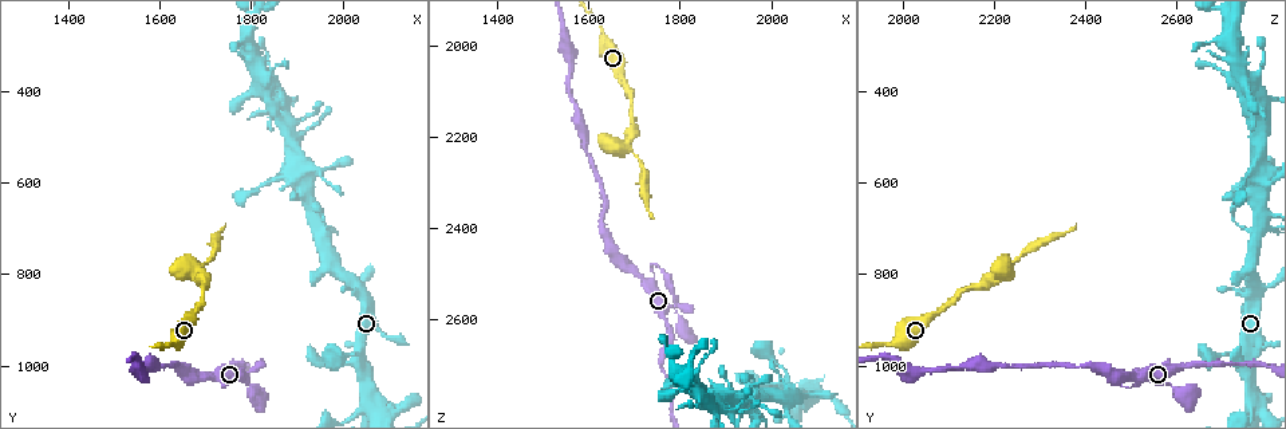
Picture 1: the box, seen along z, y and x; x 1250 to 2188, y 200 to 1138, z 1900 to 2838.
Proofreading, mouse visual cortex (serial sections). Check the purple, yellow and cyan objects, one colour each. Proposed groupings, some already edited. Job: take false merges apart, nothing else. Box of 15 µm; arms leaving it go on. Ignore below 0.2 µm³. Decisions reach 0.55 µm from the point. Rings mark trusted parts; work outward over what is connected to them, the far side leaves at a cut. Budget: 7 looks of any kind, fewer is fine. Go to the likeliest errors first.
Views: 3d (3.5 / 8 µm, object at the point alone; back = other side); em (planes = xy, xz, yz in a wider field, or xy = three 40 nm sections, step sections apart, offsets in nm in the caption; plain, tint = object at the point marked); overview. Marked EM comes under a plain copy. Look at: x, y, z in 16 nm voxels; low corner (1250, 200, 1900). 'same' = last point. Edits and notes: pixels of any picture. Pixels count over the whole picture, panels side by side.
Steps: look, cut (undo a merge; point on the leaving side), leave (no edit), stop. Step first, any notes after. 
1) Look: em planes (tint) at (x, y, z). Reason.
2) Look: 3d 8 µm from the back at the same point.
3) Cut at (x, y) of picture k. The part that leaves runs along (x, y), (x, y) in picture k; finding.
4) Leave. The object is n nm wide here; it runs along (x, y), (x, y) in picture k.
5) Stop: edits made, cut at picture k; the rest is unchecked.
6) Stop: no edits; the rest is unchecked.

Look: 3d 3.5 µm at (1680, 790, 2215). Thin neck.

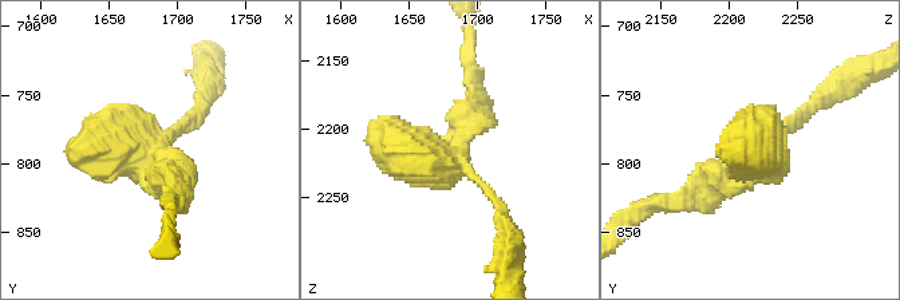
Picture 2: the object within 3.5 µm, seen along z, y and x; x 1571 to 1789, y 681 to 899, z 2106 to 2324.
Look: em xy step 5 (tint) at (1680, 798, 2220).

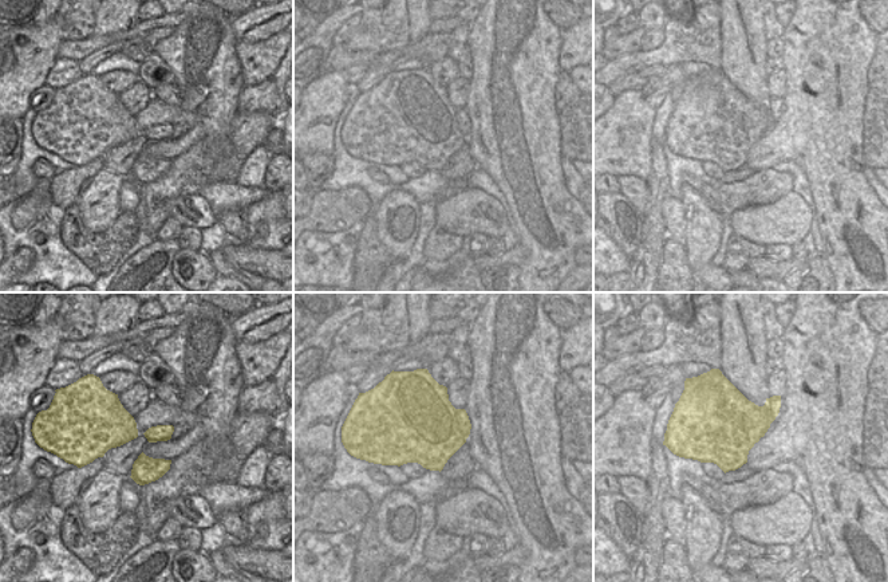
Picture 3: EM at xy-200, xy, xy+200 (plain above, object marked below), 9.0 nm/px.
Leave. It runs along (180, 194), (130, 149), (68, 157) in picture 2; all the same cell.

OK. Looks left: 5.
Look: 3d 3.5 µm at (1745, 1035, 2485). A narrow waist.

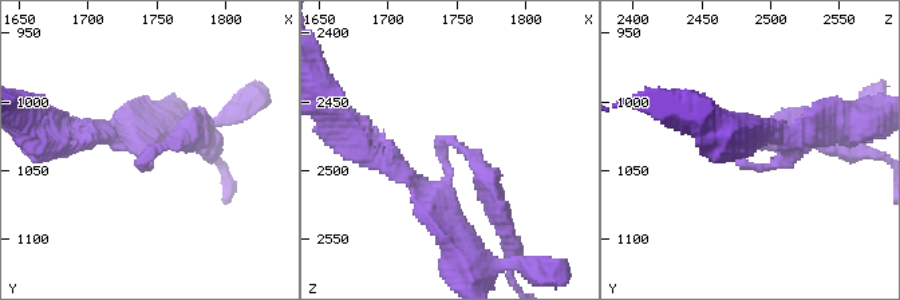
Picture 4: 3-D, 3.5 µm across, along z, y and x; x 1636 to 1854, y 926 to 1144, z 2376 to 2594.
Look: em planes (tint) at (1750, 1034, 2480). The arms are 250, 300 nm wide.

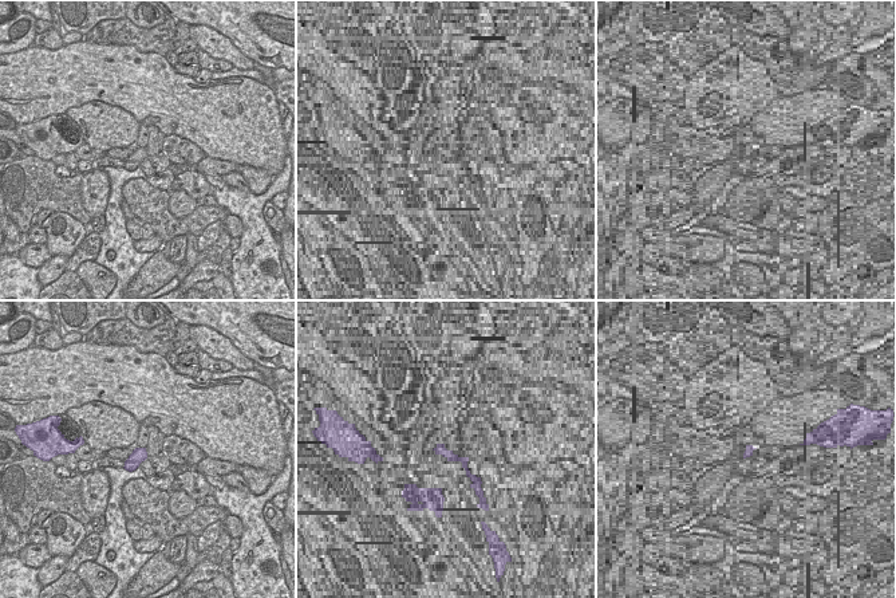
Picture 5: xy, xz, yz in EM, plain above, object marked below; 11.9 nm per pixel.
Leave. It runs along (143, 142), (147, 166), (168, 142), (201, 134) in picture 4; continuous, no second cell.

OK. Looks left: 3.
Look: 3d 3.5 µm at (2035, 965, 2750). Thick turns thin.

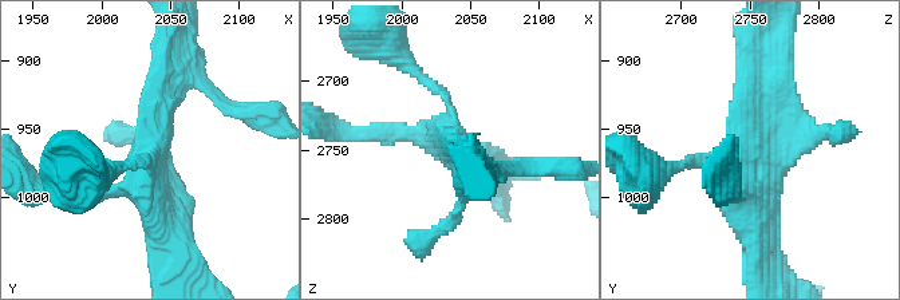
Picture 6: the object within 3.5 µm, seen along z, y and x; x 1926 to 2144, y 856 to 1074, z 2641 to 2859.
Look: em xy step 5 (tint) at (2036, 974, 2742). Need the tissue.

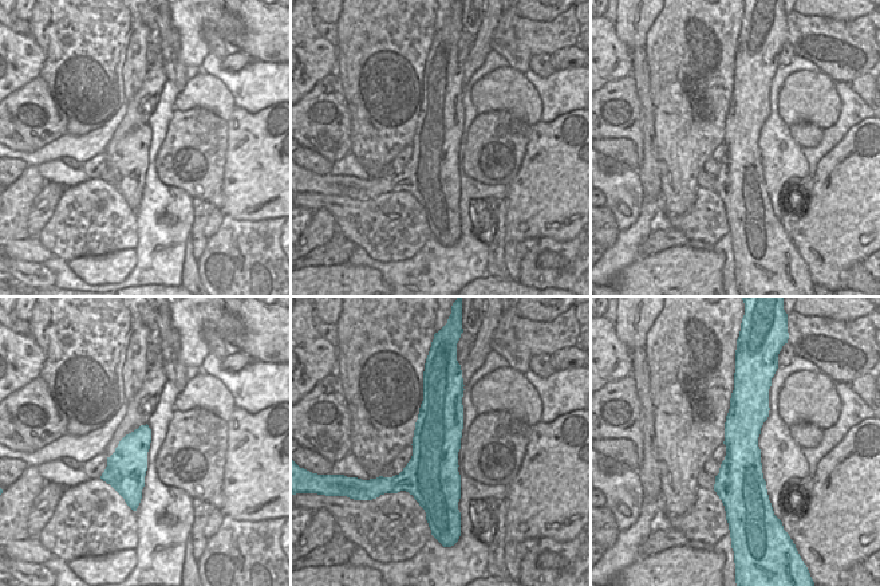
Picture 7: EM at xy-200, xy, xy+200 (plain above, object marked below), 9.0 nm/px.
Look: em xy step 1 (tint) at the same point.

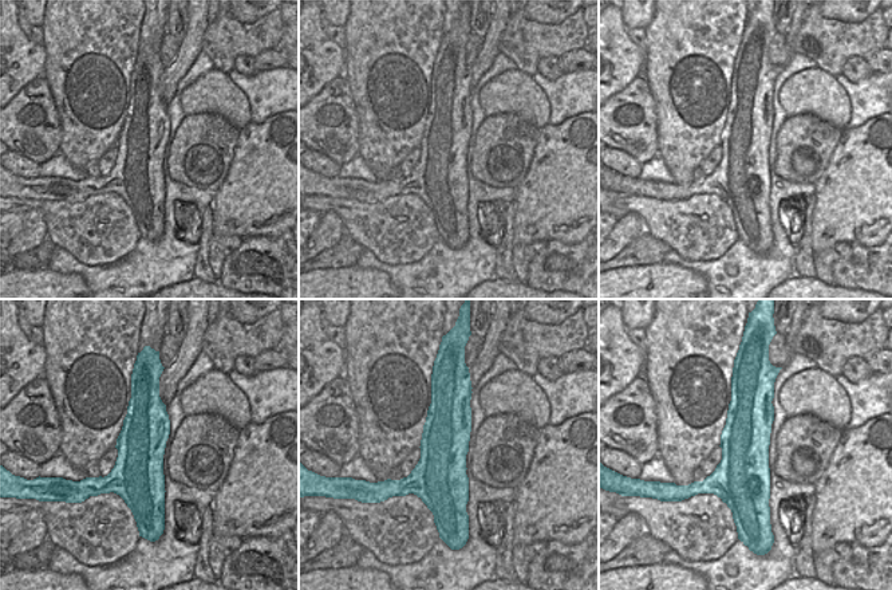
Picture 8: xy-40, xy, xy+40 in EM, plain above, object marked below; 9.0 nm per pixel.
Leave. The object is 460 nm wide here; it runs along (765, 70), (741, 152), (758, 243) in picture 6; continuous, no second cell.

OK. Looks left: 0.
Stop: no edits; the rest is unchecked.

